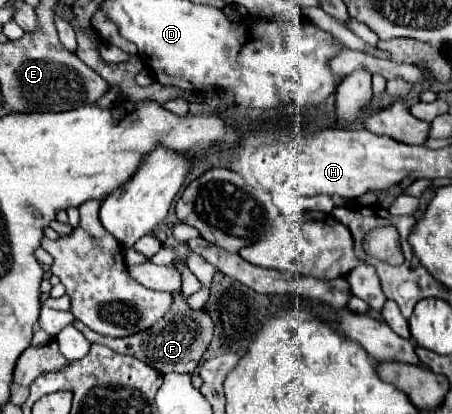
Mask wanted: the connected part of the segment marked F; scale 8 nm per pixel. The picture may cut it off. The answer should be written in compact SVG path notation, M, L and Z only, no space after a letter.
M180 292L174 294L174 304L170 308L170 312L166 314L166 318L162 318L158 324L154 324L154 328L134 334L134 336L126 336L126 338L110 338L110 336L102 336L92 332L88 326L84 326L82 322L74 320L72 322L76 330L80 330L92 344L104 344L108 348L112 348L118 354L130 354L142 362L148 362L150 366L154 366L158 372L166 374L166 372L182 372L182 374L192 374L206 350L206 346L212 340L212 324L210 324L210 316L206 316L206 312L194 312L188 308L186 298L182 298Z

